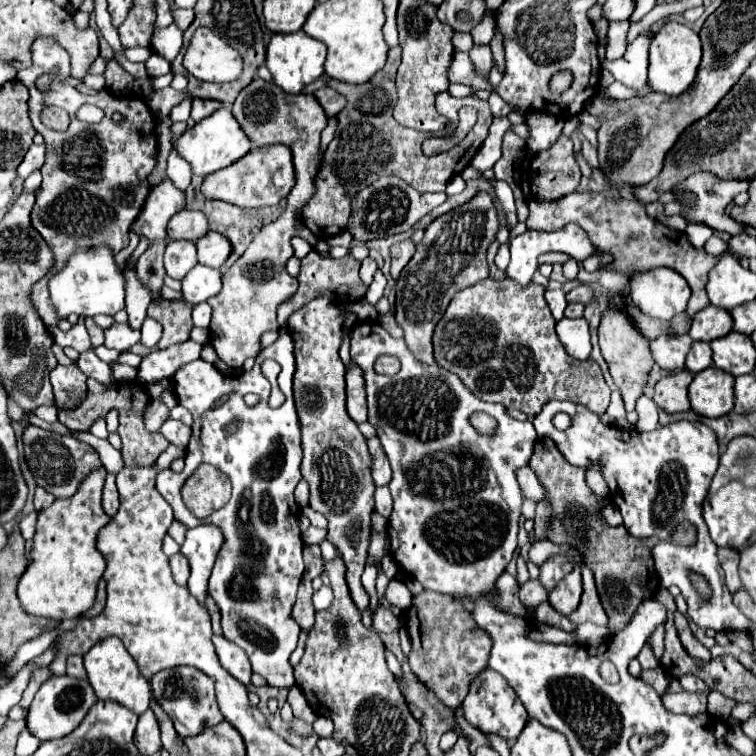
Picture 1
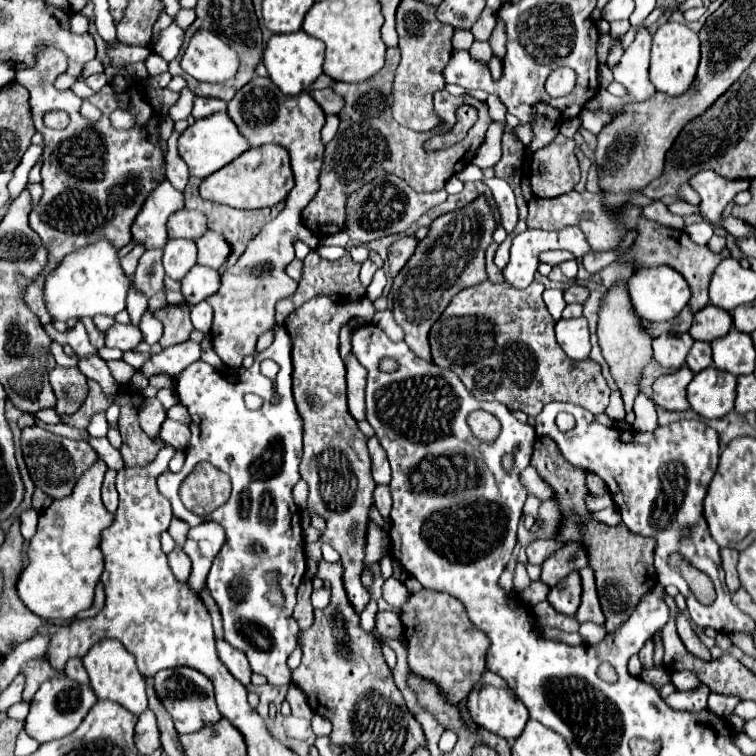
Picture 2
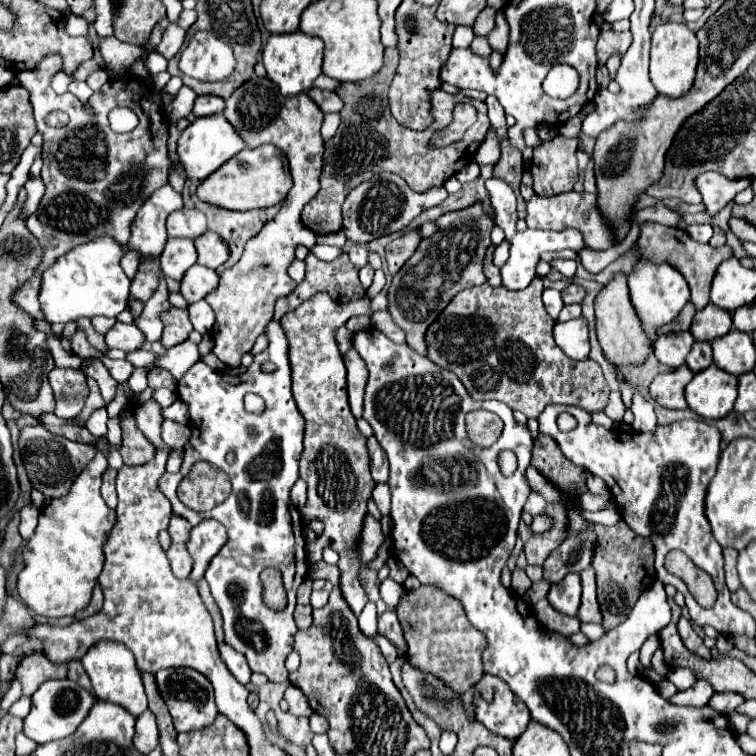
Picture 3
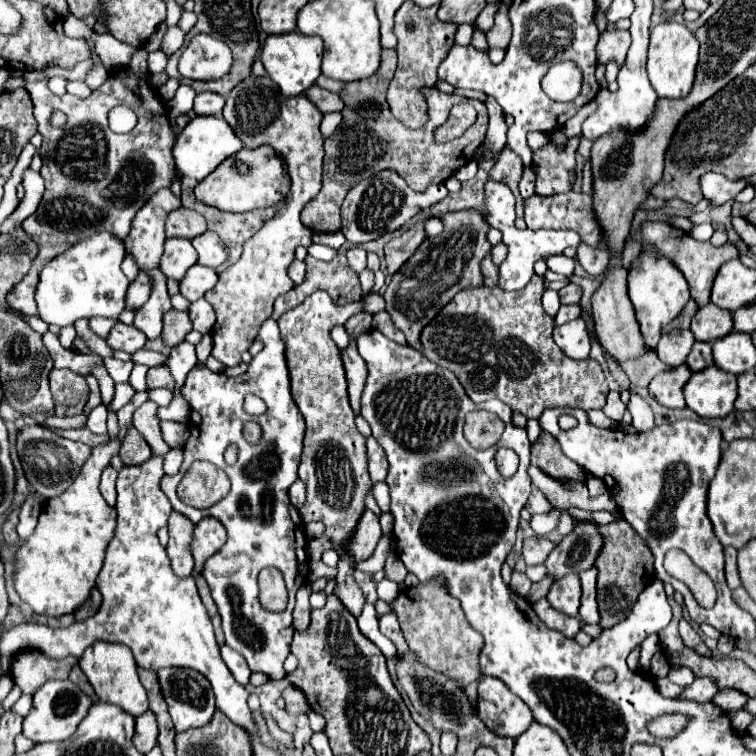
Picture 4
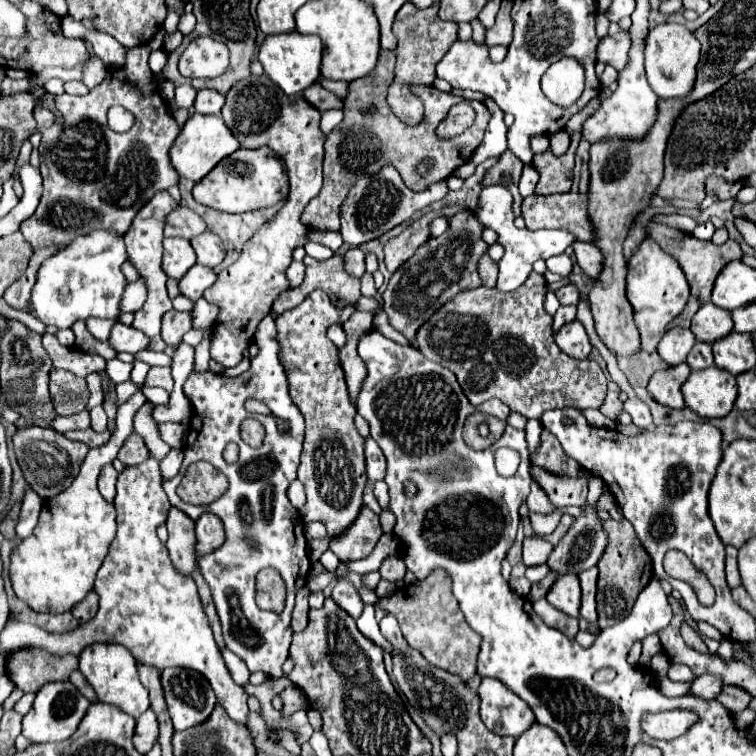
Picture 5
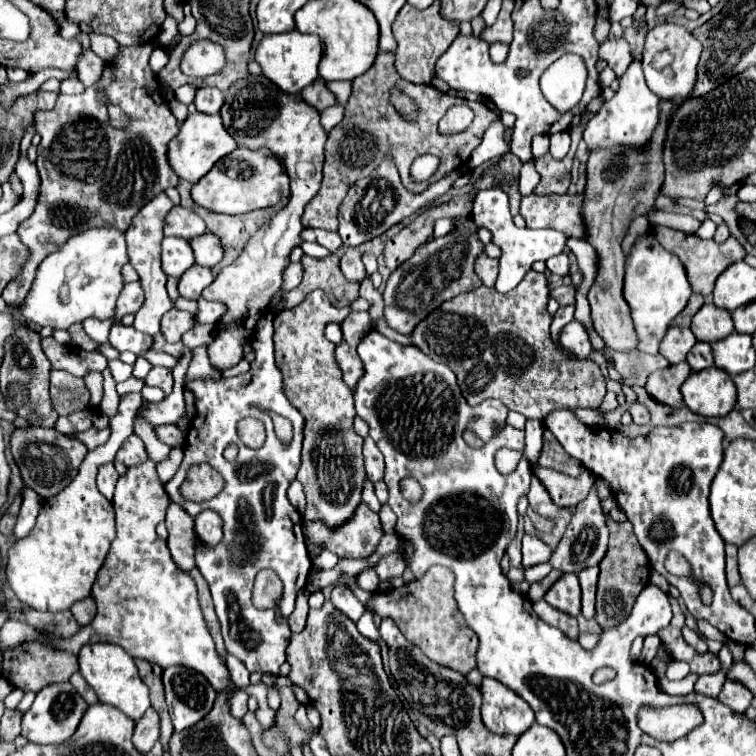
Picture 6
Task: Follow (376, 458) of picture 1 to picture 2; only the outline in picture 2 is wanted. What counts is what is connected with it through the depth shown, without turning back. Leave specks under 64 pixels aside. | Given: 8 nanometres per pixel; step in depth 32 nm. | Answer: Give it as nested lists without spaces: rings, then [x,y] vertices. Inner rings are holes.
[[[372,436],[368,440],[368,450],[370,450],[370,456],[372,456],[372,476],[374,476],[374,482],[376,484],[388,484],[390,482],[390,464],[388,464],[386,452],[380,446],[376,436]]]

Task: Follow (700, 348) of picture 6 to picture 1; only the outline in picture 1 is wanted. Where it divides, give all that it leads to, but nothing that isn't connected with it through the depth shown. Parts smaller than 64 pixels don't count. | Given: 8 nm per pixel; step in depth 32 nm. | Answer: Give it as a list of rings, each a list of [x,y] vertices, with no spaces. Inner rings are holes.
[[[694,342],[688,356],[686,356],[686,370],[696,374],[704,368],[712,366],[712,350],[708,342]]]

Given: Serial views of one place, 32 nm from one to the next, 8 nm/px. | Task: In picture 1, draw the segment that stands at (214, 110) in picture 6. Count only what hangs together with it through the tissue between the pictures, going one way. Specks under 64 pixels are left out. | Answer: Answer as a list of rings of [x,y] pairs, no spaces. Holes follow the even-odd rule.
[[[192,100],[192,120],[200,122],[218,108],[222,108],[222,104],[216,100]]]

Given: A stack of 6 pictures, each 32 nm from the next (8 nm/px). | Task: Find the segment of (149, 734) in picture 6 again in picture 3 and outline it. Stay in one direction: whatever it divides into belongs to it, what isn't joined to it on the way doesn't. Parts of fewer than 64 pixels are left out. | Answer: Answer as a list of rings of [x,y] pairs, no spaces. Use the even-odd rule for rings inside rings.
[[[150,710],[138,716],[136,722],[136,734],[134,734],[134,746],[142,754],[150,754],[158,746],[158,728],[156,728],[156,718]]]

